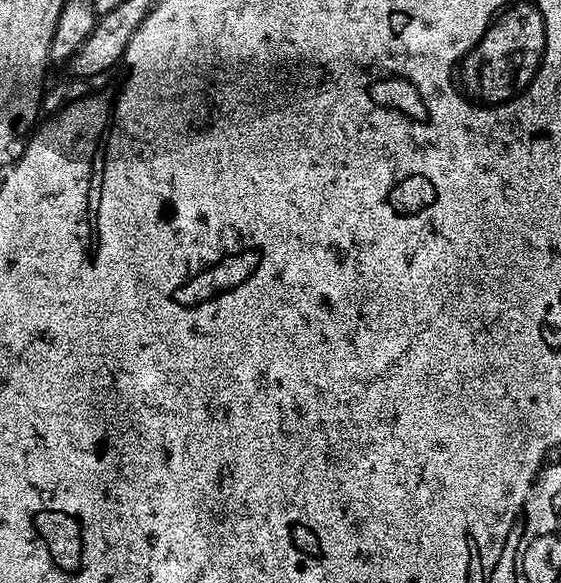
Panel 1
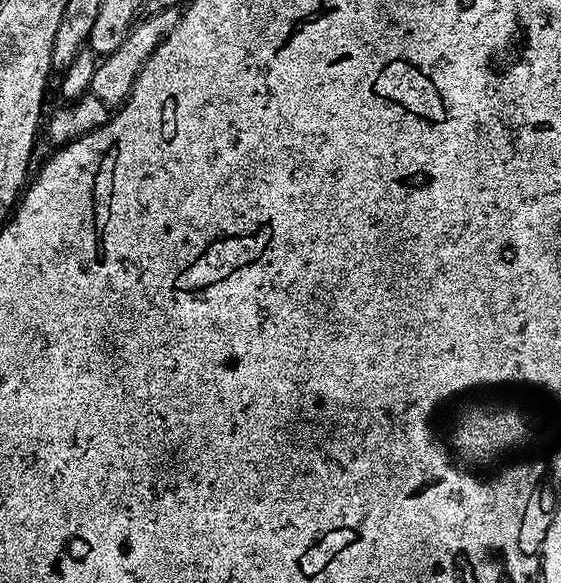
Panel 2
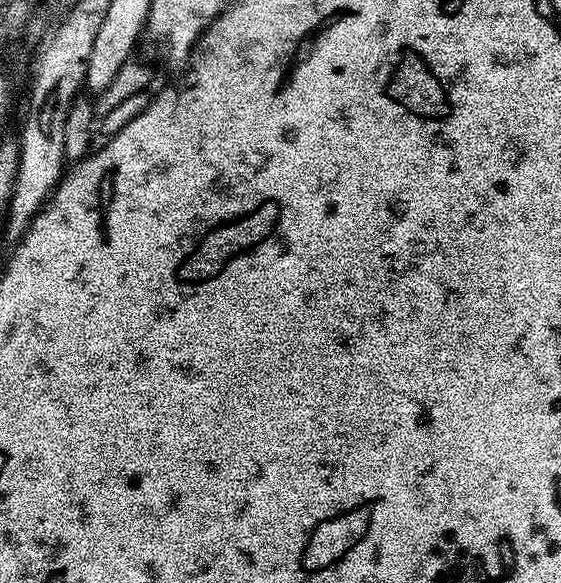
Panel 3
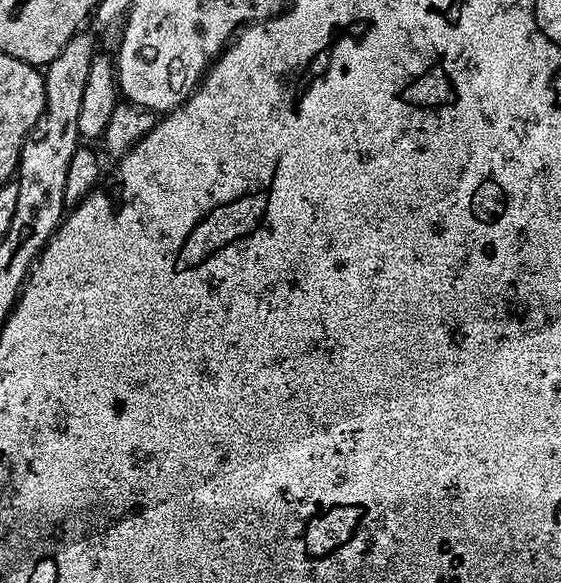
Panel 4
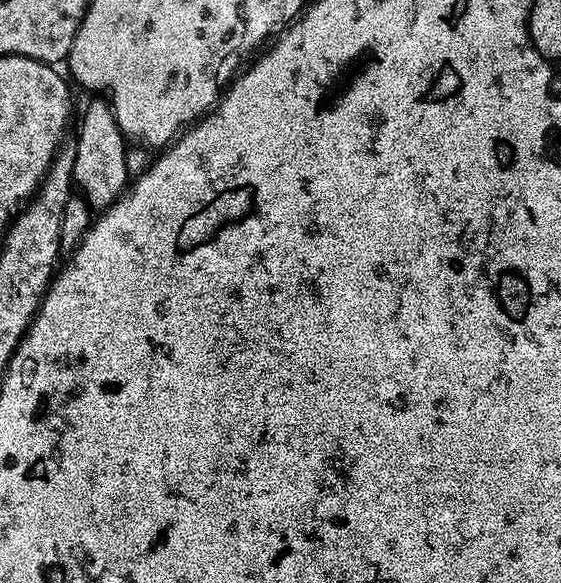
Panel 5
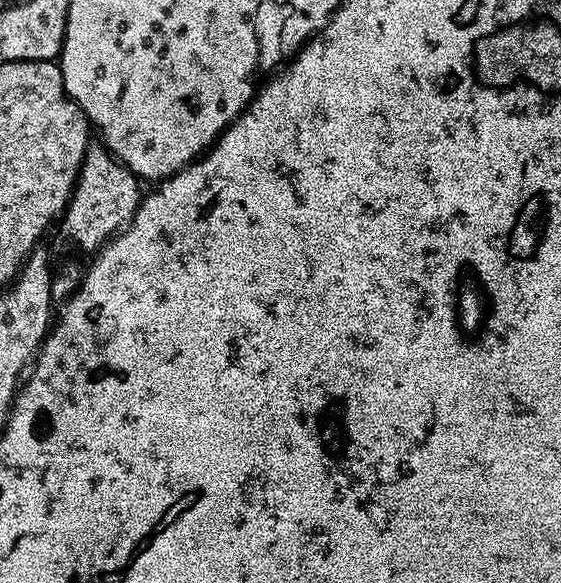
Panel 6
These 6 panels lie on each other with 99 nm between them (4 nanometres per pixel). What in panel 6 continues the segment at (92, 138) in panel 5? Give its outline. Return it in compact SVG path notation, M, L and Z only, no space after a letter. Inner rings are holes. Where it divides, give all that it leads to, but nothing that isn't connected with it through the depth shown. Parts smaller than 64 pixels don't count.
M89 143L82 158L80 179L72 189L72 197L64 209L58 229L80 252L95 254L109 244L112 237L132 223L142 199L141 181L125 164L121 164L103 143Z

